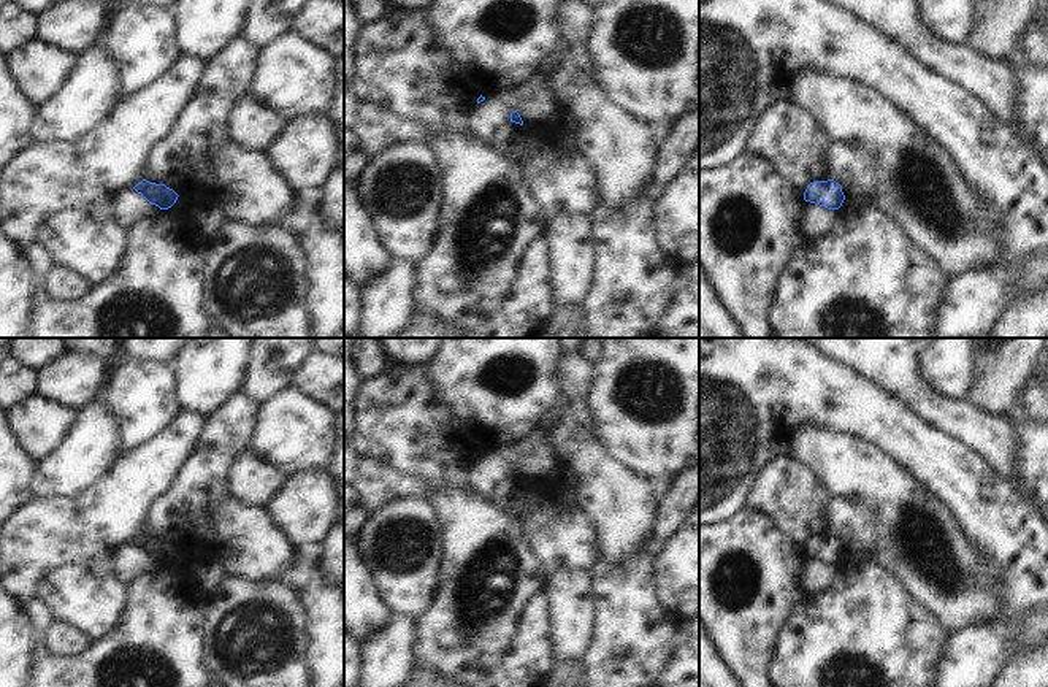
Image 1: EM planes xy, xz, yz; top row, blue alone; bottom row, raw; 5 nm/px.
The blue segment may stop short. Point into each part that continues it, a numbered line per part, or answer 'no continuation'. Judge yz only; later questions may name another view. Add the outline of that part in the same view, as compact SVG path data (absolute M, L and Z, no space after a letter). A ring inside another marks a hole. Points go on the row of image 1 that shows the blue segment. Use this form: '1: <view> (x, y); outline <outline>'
no continuation

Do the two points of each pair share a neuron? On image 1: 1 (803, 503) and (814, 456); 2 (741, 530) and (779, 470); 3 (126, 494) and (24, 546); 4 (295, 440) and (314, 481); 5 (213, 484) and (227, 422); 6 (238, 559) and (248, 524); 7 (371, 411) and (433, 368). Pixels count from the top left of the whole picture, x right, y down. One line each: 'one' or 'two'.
1: two
2: two
3: one
4: two
5: one
6: one
7: two

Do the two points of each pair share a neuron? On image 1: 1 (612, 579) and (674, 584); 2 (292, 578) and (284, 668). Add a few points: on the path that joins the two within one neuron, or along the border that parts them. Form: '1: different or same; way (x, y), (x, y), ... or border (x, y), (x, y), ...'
1: different; border (654, 554), (654, 589), (666, 617)
2: different; border (276, 581), (284, 584), (298, 602), (305, 625)

